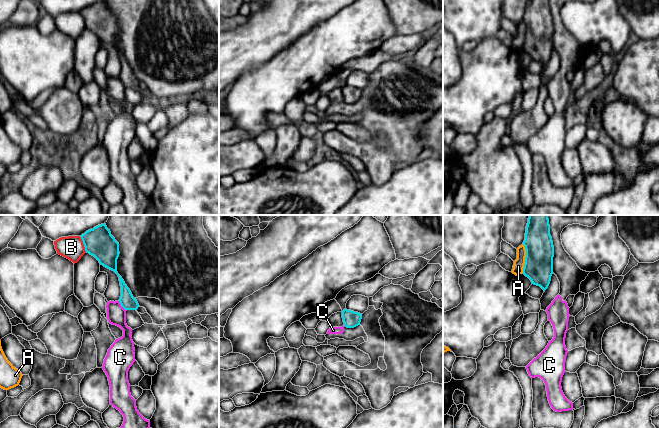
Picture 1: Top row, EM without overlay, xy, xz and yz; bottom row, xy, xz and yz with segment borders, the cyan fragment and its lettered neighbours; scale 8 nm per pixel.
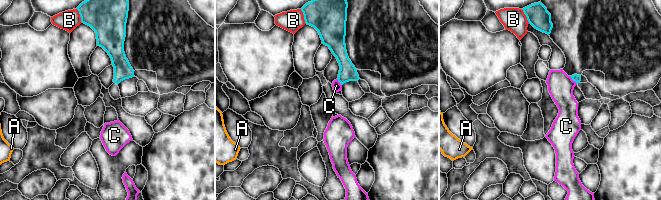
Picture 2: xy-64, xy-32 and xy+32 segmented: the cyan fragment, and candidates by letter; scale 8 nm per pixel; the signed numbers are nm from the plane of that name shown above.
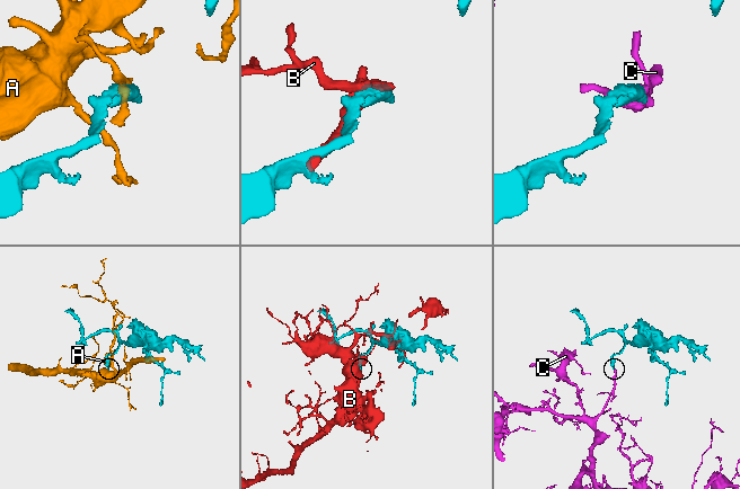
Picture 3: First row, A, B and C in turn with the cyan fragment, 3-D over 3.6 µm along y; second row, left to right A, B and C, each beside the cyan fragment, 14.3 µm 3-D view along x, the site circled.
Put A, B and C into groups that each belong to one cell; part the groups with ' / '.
A / B / C

